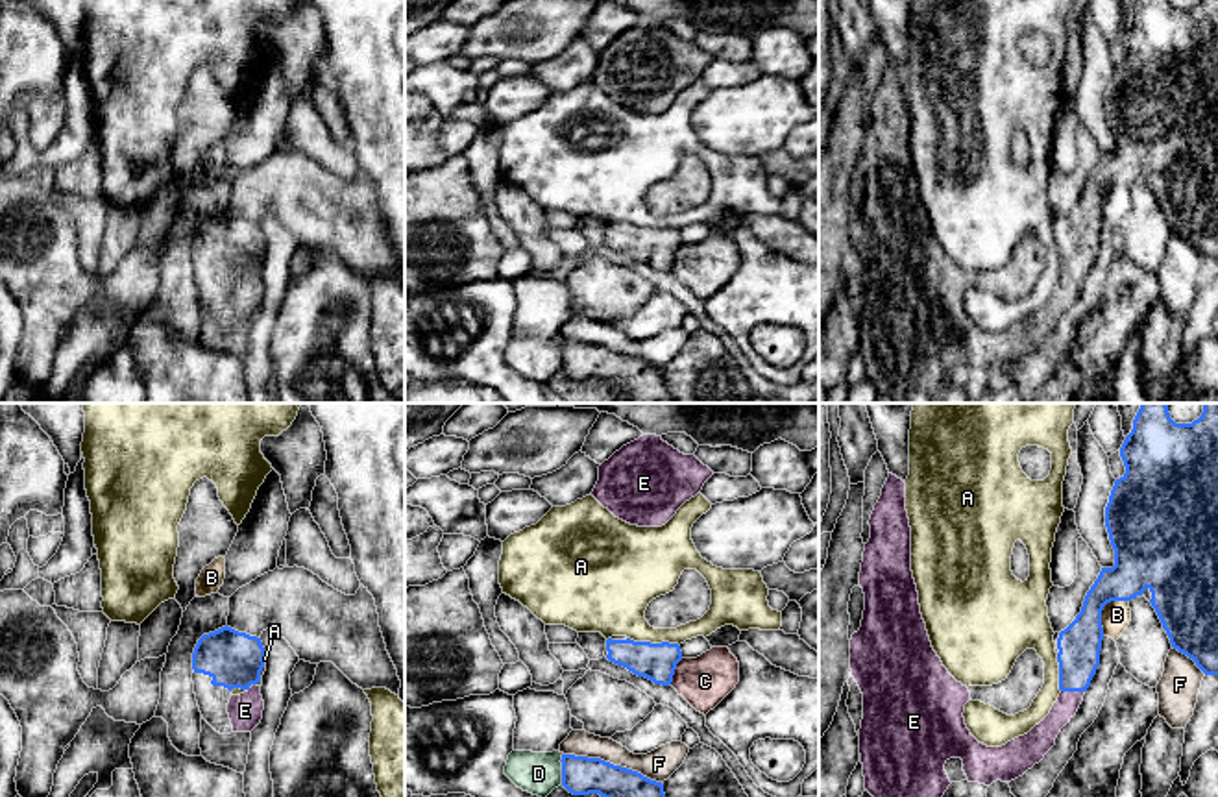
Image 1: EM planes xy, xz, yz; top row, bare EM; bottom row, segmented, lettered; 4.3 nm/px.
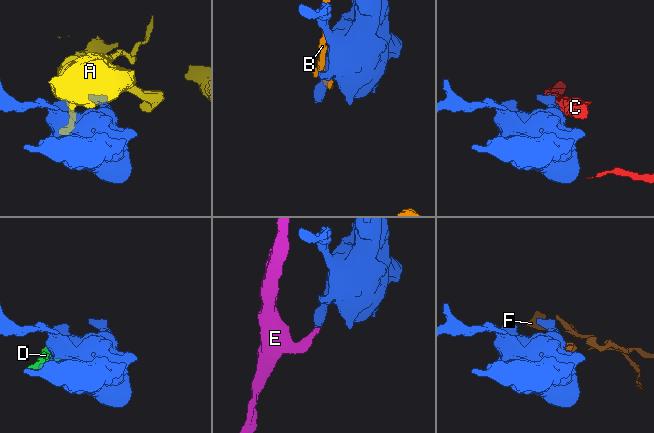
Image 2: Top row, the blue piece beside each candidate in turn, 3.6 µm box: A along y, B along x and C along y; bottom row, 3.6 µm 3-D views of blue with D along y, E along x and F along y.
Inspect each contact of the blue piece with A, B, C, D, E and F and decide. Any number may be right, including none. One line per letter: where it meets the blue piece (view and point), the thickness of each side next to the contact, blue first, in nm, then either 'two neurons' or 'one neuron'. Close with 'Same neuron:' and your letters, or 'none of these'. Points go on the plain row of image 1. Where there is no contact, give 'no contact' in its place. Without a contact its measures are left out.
A: contact xz (653, 230); calibres 160 and 280 nm; two neurons
B: contact yz (1102, 195); calibres 220 and 130 nm; two neurons
C: contact xz (673, 257); calibres 160 and 220 nm; two neurons
D: contact xz (562, 354); calibres 170 and 190 nm; two neurons
E: contact yz (1072, 276); calibres 190 and 120 nm; one neuron
F: contact xz (612, 350); calibres 200 and 140 nm; two neurons
Same neuron: E

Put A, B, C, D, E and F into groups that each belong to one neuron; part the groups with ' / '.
A / B / C / D / E / F

